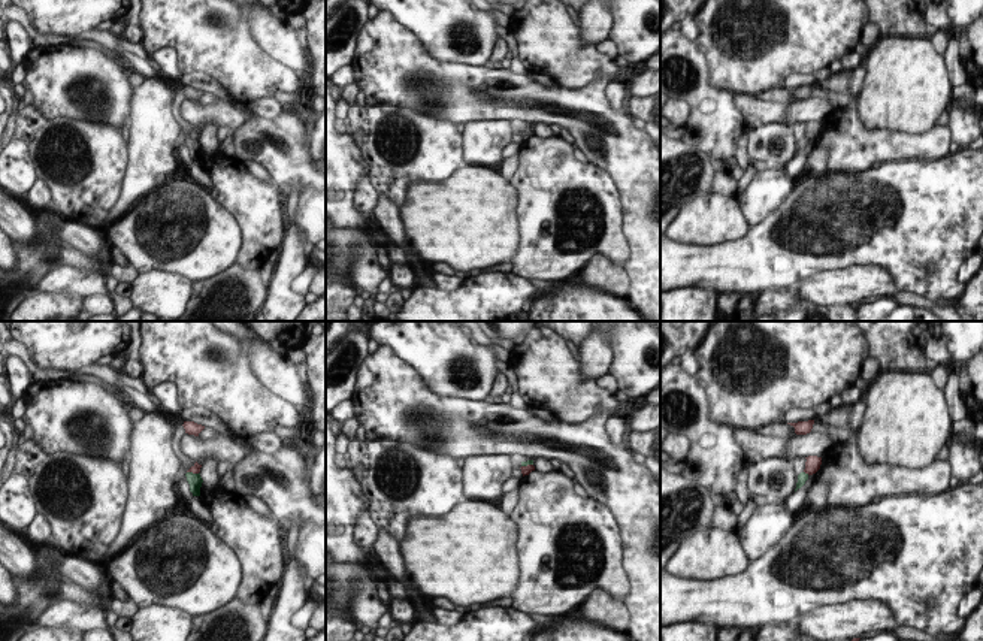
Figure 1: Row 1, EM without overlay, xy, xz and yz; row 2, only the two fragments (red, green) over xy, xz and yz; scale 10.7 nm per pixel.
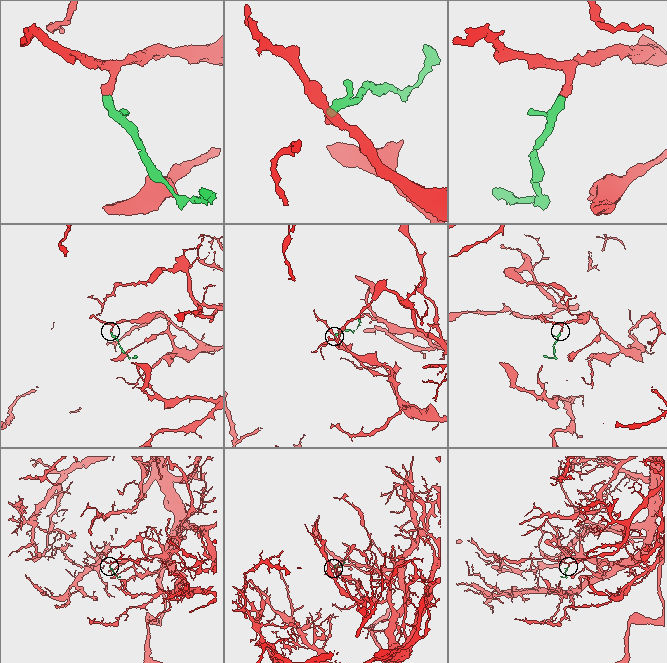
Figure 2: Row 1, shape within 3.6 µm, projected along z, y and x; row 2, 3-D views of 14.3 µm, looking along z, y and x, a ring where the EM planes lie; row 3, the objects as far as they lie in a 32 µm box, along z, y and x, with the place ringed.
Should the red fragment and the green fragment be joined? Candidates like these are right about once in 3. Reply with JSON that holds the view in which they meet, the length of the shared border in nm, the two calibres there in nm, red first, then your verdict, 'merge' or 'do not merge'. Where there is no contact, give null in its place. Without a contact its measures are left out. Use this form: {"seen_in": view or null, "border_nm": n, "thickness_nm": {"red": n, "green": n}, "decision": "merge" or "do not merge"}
{"seen_in": "yz", "border_nm": 70, "thickness_nm": {"red": 160, "green": 120}, "decision": "do not merge"}

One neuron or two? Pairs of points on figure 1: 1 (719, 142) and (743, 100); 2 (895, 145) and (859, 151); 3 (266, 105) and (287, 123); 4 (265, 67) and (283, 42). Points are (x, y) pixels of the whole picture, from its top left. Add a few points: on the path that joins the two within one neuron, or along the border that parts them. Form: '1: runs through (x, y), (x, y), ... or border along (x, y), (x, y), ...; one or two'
1: border along (734, 94), (734, 103), (746, 123); two
2: runs through (886, 145), (868, 147); one
3: border along (283, 112), (272, 118), (254, 115); two
4: border along (250, 30), (266, 51), (289, 64), (301, 78); two

